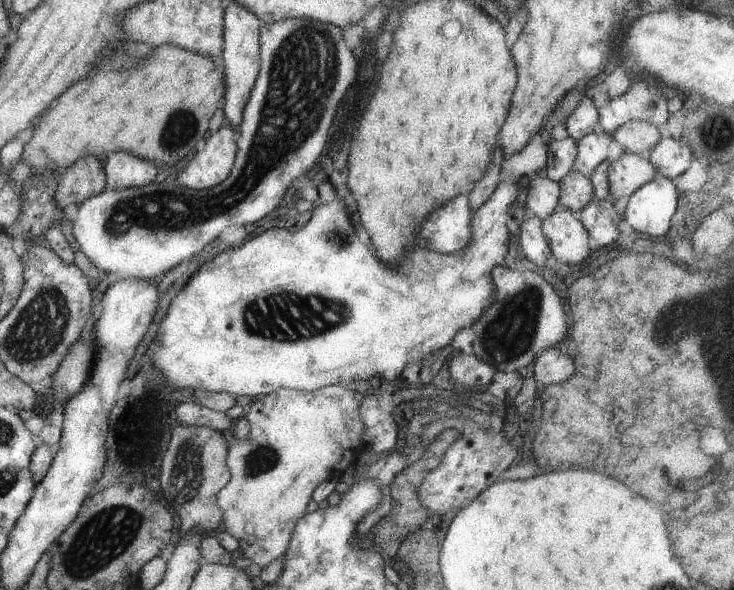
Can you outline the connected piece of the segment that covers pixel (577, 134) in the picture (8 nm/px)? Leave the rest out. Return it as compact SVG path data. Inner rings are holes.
M587 87L575 109L566 118L565 129L567 134L577 142L583 136L596 130L597 119L598 110L593 106Z

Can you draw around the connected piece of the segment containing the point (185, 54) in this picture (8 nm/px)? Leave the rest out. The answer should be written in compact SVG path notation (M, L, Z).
M170 43L158 45L143 59L139 59L139 66L137 66L137 68L133 68L133 70L115 70L115 72L109 72L109 70L105 70L105 68L103 68L103 65L100 65L96 68L96 74L76 81L62 94L59 94L59 97L55 99L55 102L50 105L48 109L42 113L42 116L33 123L35 126L30 129L29 134L26 136L26 144L21 150L19 160L25 162L30 169L33 170L34 176L41 176L45 170L53 170L53 168L61 168L61 171L63 171L77 160L77 158L85 154L91 154L102 159L109 152L116 149L131 152L133 155L139 154L139 156L147 156L147 159L150 159L151 161L159 160L163 162L163 164L177 162L177 160L186 158L191 152L193 152L196 141L203 137L204 133L207 131L210 117L221 106L224 91L225 84L223 67L217 60L184 50L183 48L178 48Z

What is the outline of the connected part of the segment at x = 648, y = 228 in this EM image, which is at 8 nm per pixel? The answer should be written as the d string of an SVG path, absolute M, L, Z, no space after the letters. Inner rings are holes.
M655 172L651 182L643 184L629 196L623 210L624 219L638 232L659 236L668 232L677 205L677 190L673 181Z

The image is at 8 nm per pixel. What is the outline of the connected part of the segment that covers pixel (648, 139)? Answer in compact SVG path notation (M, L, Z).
M627 120L617 126L612 134L623 152L642 156L659 142L659 137L658 126L642 120Z

